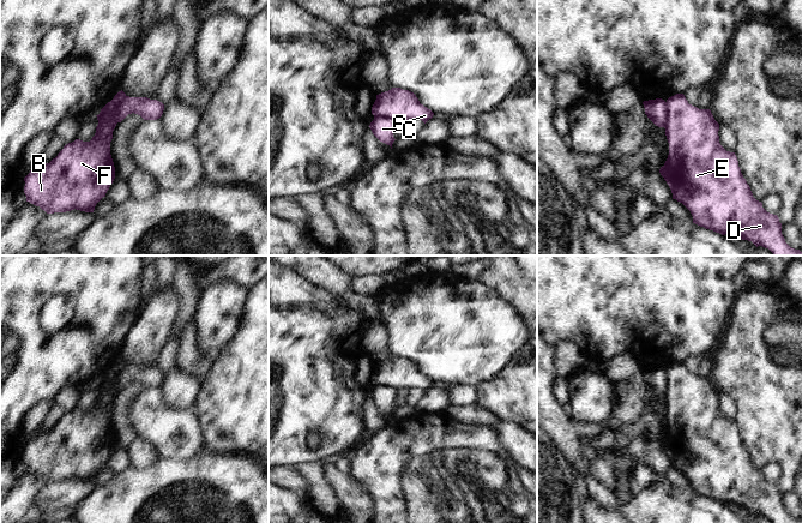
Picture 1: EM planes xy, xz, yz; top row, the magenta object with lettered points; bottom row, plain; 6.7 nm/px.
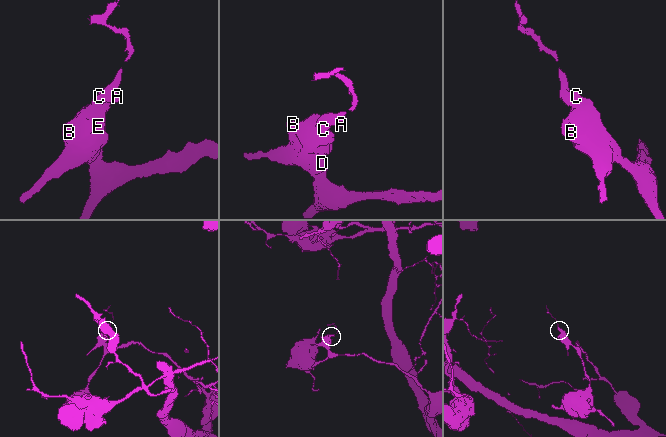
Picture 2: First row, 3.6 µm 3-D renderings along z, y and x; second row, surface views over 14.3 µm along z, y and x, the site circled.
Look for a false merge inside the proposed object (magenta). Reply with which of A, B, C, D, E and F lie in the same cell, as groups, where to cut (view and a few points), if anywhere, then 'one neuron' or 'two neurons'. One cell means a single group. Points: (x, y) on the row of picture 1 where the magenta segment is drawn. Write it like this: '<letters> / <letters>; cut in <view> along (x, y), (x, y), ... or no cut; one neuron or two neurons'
A / B C D E F; cut in yz along (667, 102), (668, 118), (663, 126); two neurons

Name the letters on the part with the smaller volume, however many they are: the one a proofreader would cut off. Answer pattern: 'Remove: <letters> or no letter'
Remove: A

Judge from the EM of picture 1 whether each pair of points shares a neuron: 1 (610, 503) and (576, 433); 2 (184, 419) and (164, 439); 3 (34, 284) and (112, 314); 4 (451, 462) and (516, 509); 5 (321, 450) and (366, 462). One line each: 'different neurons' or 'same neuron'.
1: different neurons
2: same neuron
3: same neuron
4: same neuron
5: different neurons

